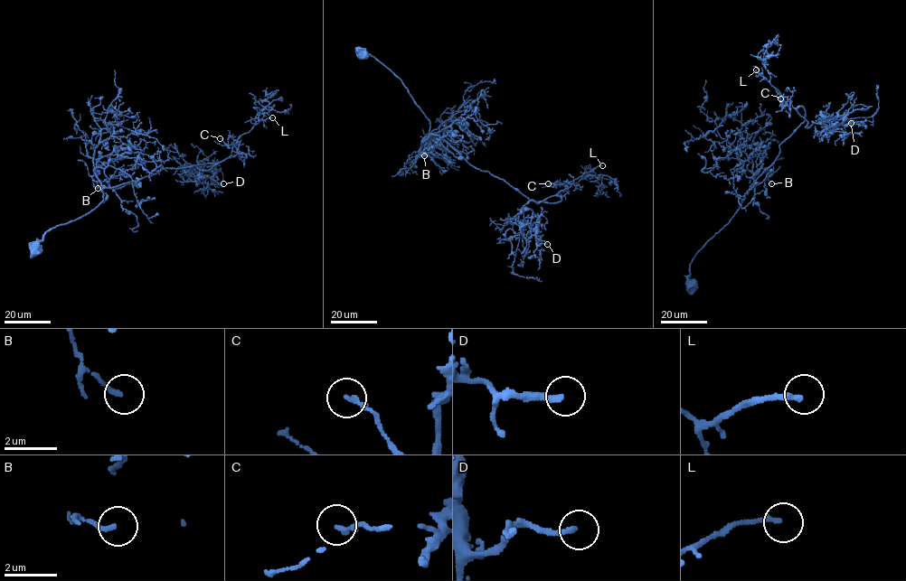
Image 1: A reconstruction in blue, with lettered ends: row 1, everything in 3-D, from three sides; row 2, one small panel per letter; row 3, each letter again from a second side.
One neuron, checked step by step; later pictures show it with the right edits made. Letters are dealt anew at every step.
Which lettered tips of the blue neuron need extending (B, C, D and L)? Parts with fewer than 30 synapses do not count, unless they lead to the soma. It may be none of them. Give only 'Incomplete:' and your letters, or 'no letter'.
Incomplete: L

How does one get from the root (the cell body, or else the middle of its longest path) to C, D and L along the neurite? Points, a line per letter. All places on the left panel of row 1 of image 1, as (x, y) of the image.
C: (33, 248), (47, 231), (98, 205), (103, 188), (165, 168), (229, 158), (238, 143), (220, 138)
D: (33, 248), (98, 205), (103, 188), (205, 163), (216, 163), (193, 165), (196, 173), (223, 183)
L: (33, 248), (47, 231), (98, 205), (103, 188), (165, 168), (219, 163), (229, 158), (243, 134), (272, 117)

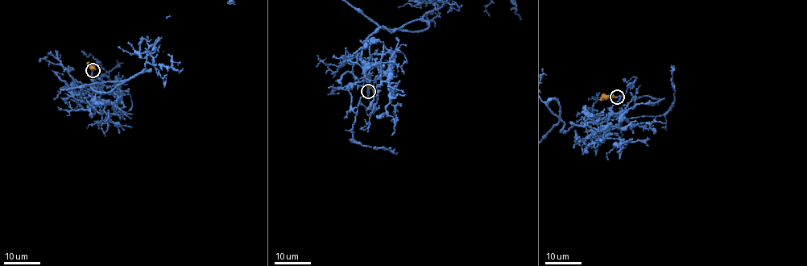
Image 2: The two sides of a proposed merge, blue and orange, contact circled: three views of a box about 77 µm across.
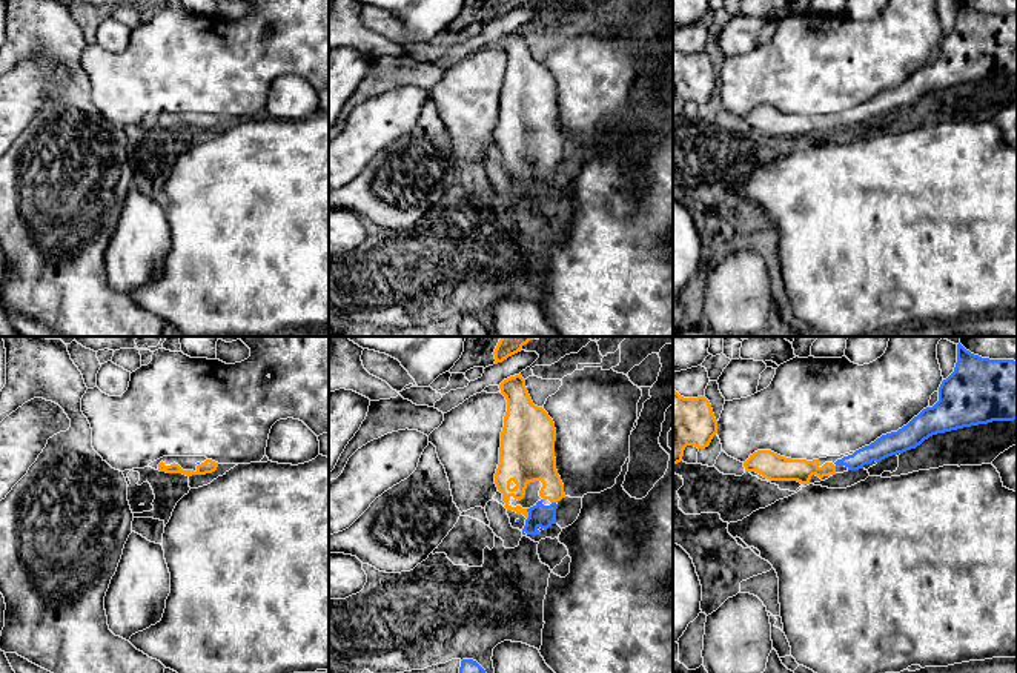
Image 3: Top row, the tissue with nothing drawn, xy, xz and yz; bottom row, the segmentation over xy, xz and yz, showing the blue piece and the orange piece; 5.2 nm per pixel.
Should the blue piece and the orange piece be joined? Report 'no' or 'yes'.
yes

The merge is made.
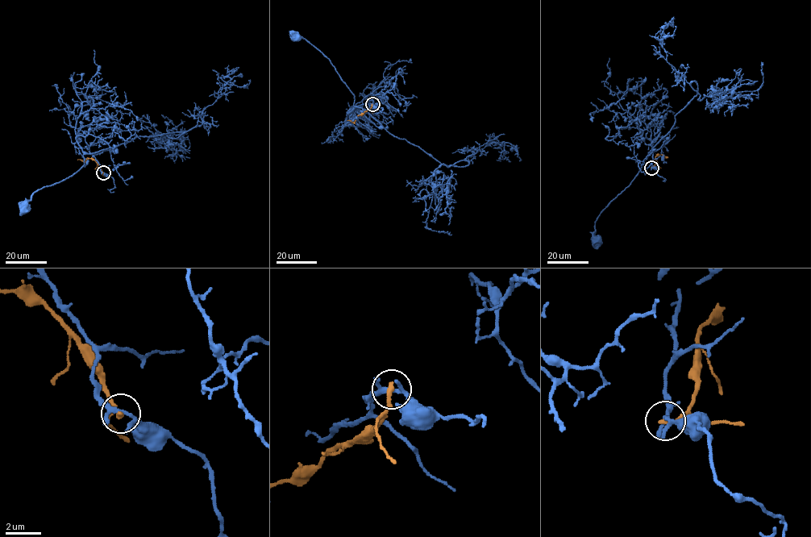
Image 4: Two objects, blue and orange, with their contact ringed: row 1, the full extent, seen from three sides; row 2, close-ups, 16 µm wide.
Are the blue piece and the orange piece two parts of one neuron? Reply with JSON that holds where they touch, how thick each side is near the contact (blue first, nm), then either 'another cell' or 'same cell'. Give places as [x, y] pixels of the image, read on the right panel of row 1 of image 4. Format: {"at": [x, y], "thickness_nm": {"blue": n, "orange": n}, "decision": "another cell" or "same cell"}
{"at": [651, 168], "thickness_nm": {"blue": 200, "orange": 280}, "decision": "another cell"}

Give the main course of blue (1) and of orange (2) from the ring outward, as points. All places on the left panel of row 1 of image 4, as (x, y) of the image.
1: (103, 172), (85, 137), (78, 135), (83, 166), (60, 181), (38, 189), (22, 206)
2: (103, 172), (93, 160), (88, 158), (84, 161), (77, 160)

